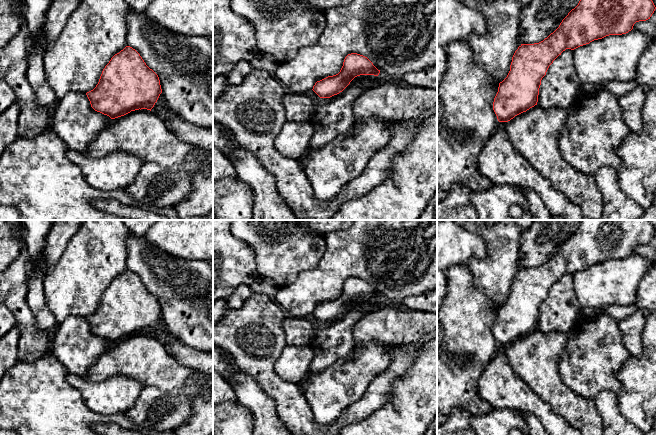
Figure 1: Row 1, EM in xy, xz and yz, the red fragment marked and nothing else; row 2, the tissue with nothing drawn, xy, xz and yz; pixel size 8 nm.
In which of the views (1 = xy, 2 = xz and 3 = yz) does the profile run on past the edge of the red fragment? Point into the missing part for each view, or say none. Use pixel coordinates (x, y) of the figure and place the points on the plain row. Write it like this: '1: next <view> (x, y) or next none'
1: next none
2: next none
3: next none

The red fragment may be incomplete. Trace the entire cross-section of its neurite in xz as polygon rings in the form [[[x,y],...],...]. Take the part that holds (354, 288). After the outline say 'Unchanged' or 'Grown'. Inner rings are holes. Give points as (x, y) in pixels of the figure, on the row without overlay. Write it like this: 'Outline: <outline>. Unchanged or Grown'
Outline: [[[351,277],[345,281],[338,298],[317,305],[312,314],[320,322],[330,322],[342,316],[355,301],[360,299],[378,300],[379,297],[380,294],[367,281]]]. Unchanged

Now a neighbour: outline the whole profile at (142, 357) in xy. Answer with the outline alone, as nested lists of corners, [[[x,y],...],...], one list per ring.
[[[141,333],[113,343],[84,374],[84,378],[92,383],[98,383],[113,376],[128,376],[137,380],[142,387],[157,387],[165,391],[183,388],[186,380],[193,375],[195,370],[179,364],[166,351],[165,345],[161,344],[154,336]]]

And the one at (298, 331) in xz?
[[[286,317],[282,323],[286,344],[289,346],[307,346],[315,334],[316,325],[305,318]]]

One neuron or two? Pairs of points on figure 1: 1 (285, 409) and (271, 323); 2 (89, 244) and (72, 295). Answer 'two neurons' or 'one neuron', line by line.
1: one neuron
2: one neuron

